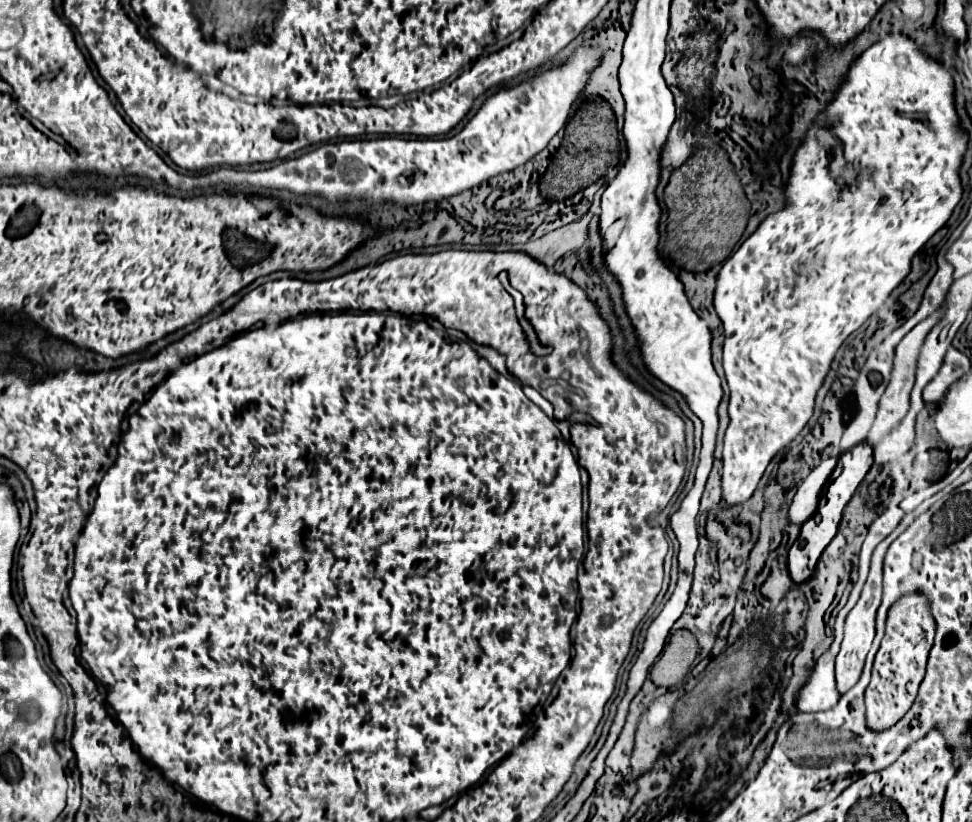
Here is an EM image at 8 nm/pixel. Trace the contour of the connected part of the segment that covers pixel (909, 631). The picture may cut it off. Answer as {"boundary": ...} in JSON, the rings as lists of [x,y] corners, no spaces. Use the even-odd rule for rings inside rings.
{"boundary":[[[906,595],[890,607],[886,619],[886,633],[872,667],[872,681],[864,691],[866,727],[870,731],[886,731],[888,727],[896,725],[898,719],[902,719],[912,707],[918,695],[918,685],[924,679],[926,659],[934,643],[934,633],[936,625],[924,597]]]}

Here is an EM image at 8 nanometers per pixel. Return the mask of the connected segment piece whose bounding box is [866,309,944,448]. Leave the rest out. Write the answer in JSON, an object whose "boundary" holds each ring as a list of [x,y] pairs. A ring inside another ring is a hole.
{"boundary":[[[944,309],[936,311],[934,315],[930,315],[928,319],[924,319],[920,325],[916,325],[902,341],[900,345],[896,347],[896,357],[894,357],[894,371],[892,371],[892,379],[890,379],[890,385],[886,387],[886,393],[882,395],[882,401],[880,401],[880,409],[878,409],[878,415],[876,415],[876,421],[868,433],[868,443],[872,443],[872,447],[876,447],[876,443],[886,435],[890,433],[902,419],[904,415],[908,413],[908,403],[910,403],[910,391],[914,387],[914,371],[916,371],[916,359],[918,359],[918,351],[924,343],[924,337],[928,335],[928,331],[932,329],[932,325],[940,319]]]}

